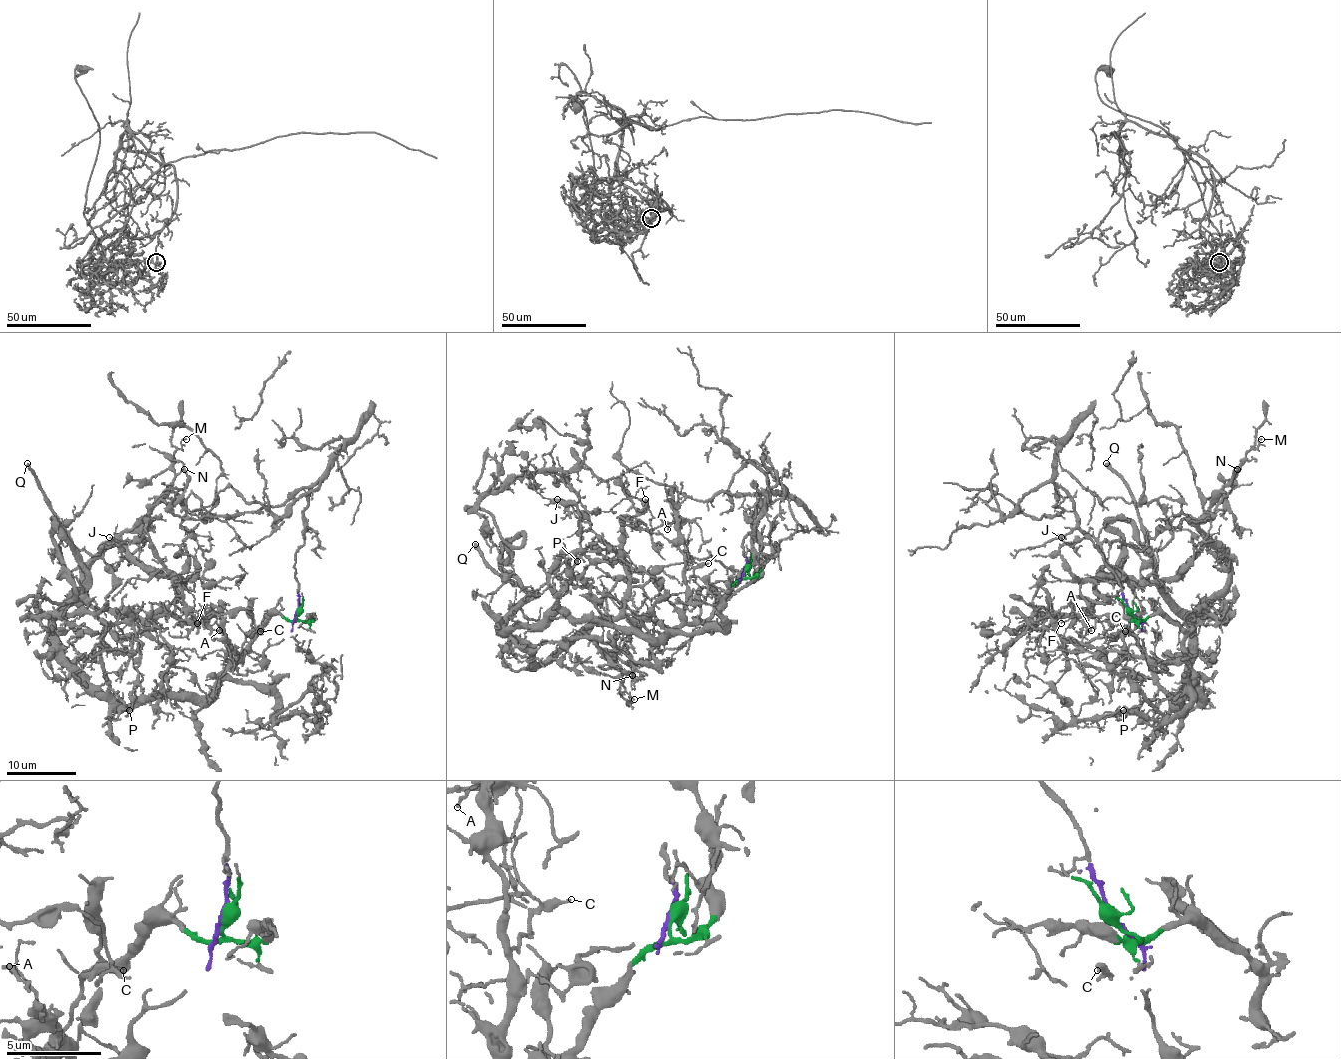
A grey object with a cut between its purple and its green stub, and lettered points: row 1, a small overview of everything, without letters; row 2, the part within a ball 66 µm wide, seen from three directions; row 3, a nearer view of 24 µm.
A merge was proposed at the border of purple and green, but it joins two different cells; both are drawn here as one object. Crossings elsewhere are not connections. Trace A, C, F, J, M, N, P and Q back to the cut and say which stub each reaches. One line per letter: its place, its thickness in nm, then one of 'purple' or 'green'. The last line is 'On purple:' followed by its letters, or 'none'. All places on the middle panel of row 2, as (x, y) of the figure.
A: (667, 529) | 160 nm | green
C: (708, 563) | 220 nm | green
F: (645, 499) | 120 nm | green
J: (557, 499) | 110 nm | green
M: (634, 699) | 110 nm | green
N: (632, 675) | 130 nm | green
P: (577, 561) | 160 nm | green
Q: (475, 544) | 440 nm | green
On purple: none

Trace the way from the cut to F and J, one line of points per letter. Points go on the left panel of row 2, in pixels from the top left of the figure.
F: (297, 614), (275, 614), (209, 695), (119, 704), (59, 652), (55, 621), (121, 545), (214, 614), (197, 622)
J: (297, 614), (209, 695), (119, 704), (59, 652), (55, 621), (107, 548), (180, 581), (145, 536), (109, 538)

